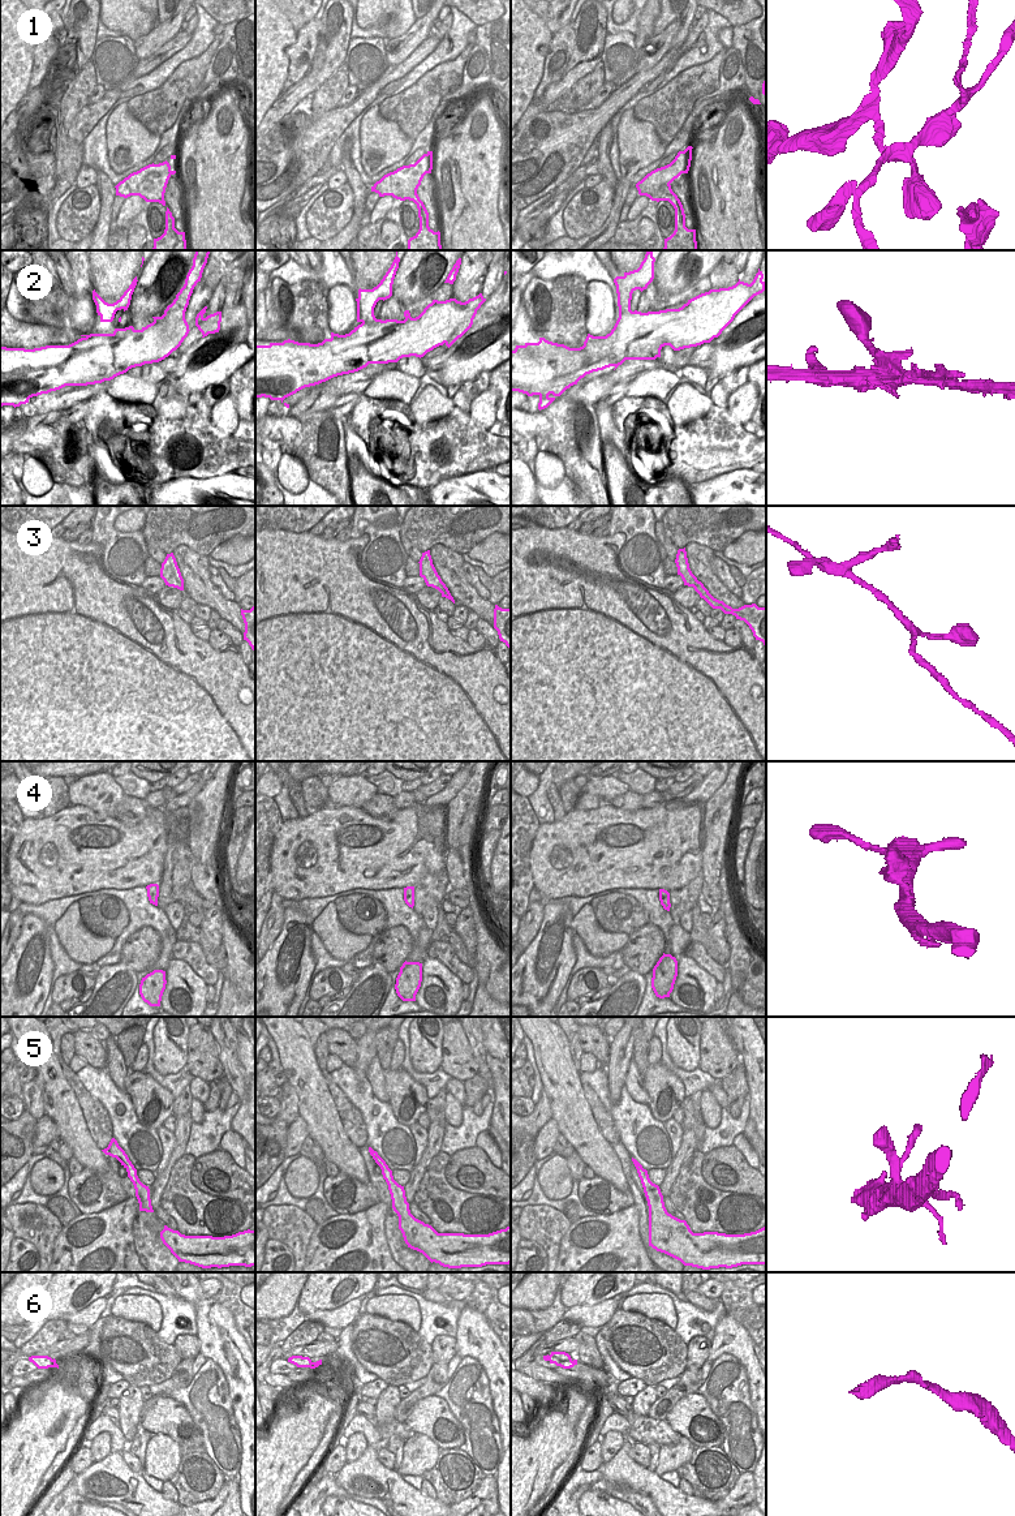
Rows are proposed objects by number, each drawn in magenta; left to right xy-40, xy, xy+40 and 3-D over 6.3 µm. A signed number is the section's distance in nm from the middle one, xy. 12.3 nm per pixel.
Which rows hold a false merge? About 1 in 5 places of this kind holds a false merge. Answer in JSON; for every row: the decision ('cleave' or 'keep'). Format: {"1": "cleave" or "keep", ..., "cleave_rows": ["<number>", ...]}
{"1": "cleave", "2": "keep", "3": "keep", "4": "keep", "5": "keep", "6": "keep", "cleave_rows": ["1"]}

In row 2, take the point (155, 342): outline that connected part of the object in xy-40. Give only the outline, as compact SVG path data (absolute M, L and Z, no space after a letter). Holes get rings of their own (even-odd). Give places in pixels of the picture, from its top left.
M195 250L193 266L176 299L162 317L136 330L133 326L115 328L112 334L90 334L69 345L46 345L34 349L0 347L0 407L29 403L29 399L65 386L87 386L111 381L129 369L159 362L176 351L189 334L185 312L194 287L201 282L211 250Z

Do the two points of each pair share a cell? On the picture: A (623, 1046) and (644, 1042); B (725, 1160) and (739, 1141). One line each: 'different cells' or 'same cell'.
A: different cells
B: different cells

